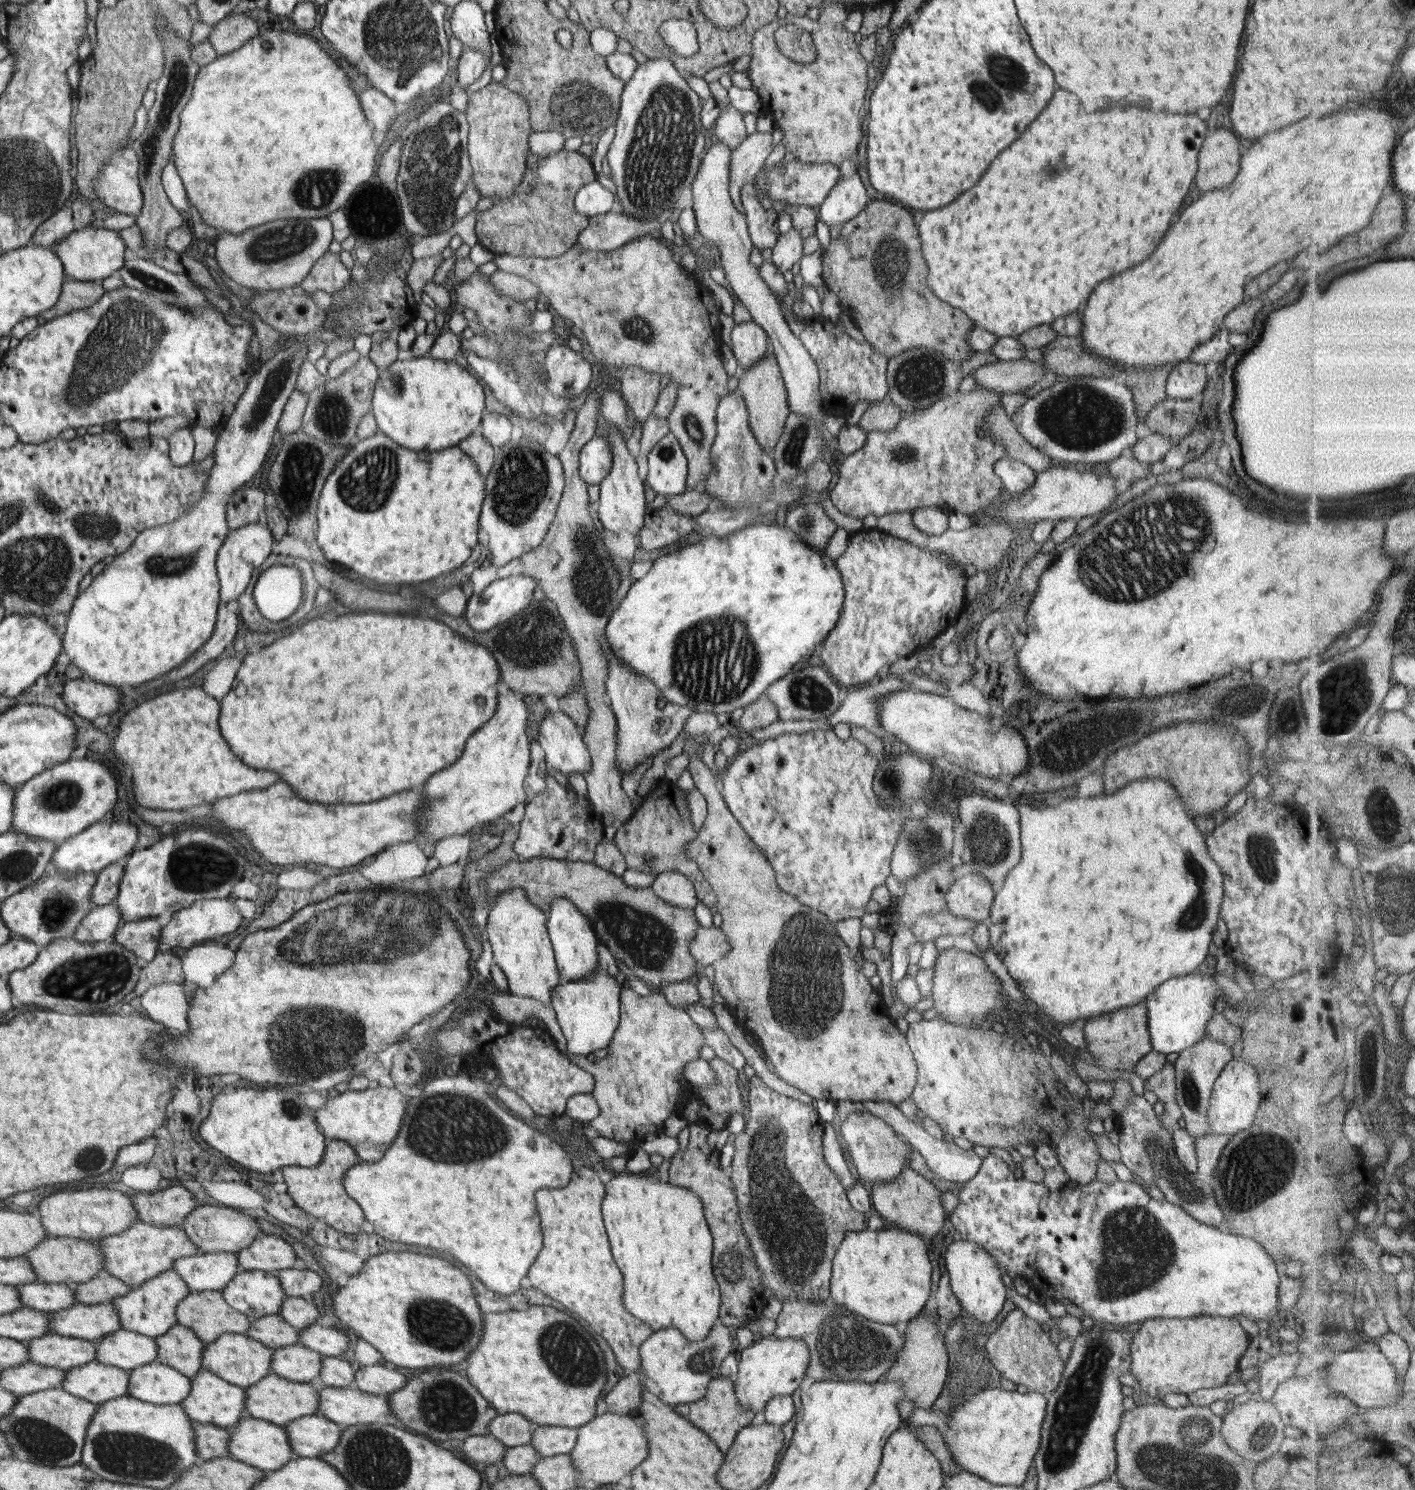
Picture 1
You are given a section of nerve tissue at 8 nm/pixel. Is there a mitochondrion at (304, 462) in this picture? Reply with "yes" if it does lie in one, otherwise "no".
yes

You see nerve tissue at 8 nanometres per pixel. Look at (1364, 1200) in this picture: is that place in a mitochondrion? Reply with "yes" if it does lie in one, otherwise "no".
no

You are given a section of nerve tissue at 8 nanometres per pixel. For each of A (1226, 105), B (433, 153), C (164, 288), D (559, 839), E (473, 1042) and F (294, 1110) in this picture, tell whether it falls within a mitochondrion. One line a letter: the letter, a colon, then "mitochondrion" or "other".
A: other
B: mitochondrion
C: mitochondrion
D: other
E: other
F: mitochondrion

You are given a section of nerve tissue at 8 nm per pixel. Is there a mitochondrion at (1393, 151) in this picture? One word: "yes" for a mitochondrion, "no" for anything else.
no

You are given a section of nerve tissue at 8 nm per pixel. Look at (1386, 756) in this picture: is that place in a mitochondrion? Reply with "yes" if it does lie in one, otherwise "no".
no

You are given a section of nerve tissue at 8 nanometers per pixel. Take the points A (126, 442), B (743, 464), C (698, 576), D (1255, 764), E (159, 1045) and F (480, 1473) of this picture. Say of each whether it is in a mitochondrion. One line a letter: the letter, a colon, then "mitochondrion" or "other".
A: other
B: mitochondrion
C: other
D: other
E: other
F: other

